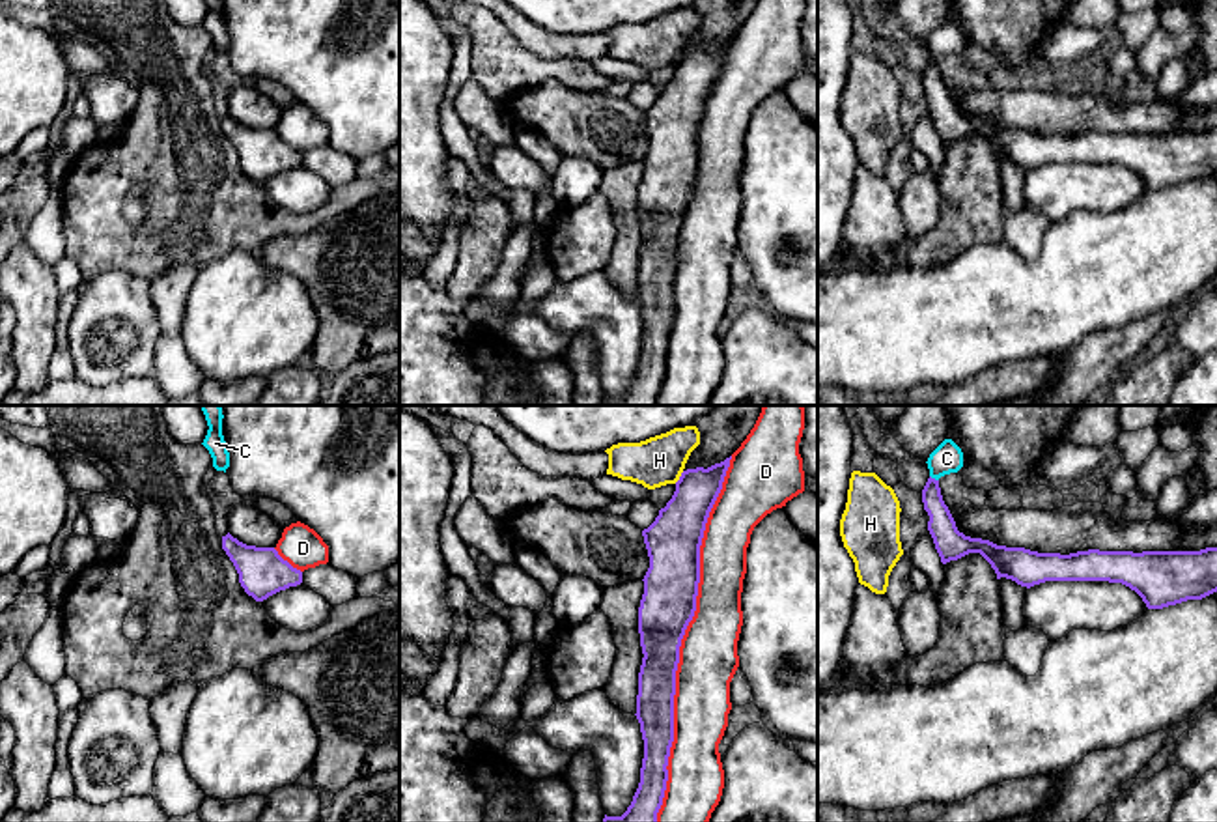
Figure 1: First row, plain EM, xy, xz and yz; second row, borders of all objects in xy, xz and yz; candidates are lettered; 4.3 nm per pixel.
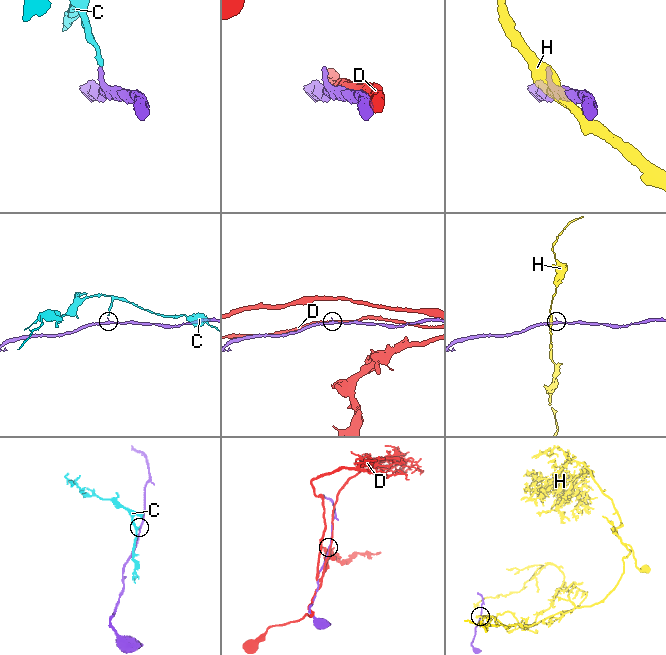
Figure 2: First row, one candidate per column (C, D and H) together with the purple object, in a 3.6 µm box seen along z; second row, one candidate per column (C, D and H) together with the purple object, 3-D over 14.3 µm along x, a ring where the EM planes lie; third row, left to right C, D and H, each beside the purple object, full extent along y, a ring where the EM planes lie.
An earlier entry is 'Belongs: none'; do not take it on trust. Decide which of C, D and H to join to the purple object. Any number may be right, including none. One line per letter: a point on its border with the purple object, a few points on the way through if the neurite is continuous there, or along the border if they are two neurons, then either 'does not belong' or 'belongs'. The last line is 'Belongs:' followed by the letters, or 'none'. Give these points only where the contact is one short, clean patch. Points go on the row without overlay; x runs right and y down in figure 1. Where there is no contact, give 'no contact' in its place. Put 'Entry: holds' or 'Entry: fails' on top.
Entry: fails
C: yz (934, 60) | across yz (941, 107), (934, 86), (934, 60), (937, 49), (947, 40) | belongs
D: xz (682, 219) | does not belong
H: xz (680, 58) | along xz (684, 53), (674, 64) | does not belong
Belongs: C

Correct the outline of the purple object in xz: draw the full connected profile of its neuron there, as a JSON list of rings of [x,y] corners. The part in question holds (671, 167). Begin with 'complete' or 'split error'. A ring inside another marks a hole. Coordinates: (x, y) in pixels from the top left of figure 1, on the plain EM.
complete | [[[730,39],[681,54],[676,73],[642,112],[650,138],[638,189],[642,247],[636,301],[644,321],[640,364],[622,398],[603,405],[657,405],[674,323],[674,276],[679,228],[696,192],[700,127],[709,93],[722,71]]]

